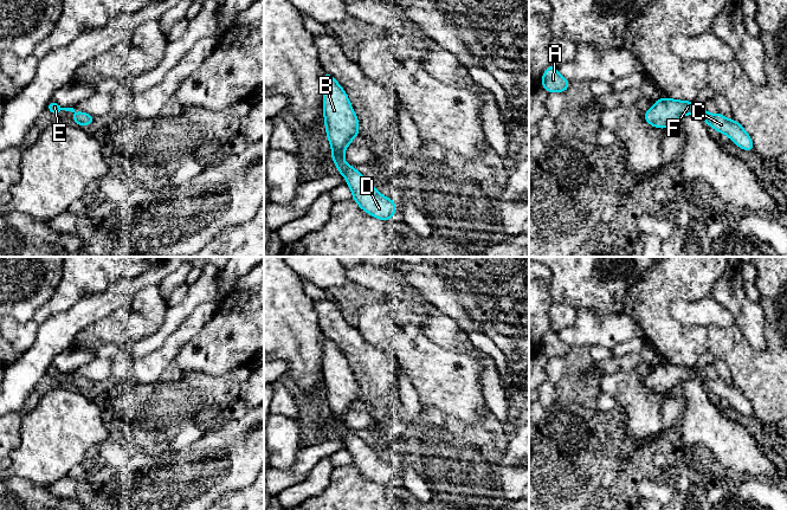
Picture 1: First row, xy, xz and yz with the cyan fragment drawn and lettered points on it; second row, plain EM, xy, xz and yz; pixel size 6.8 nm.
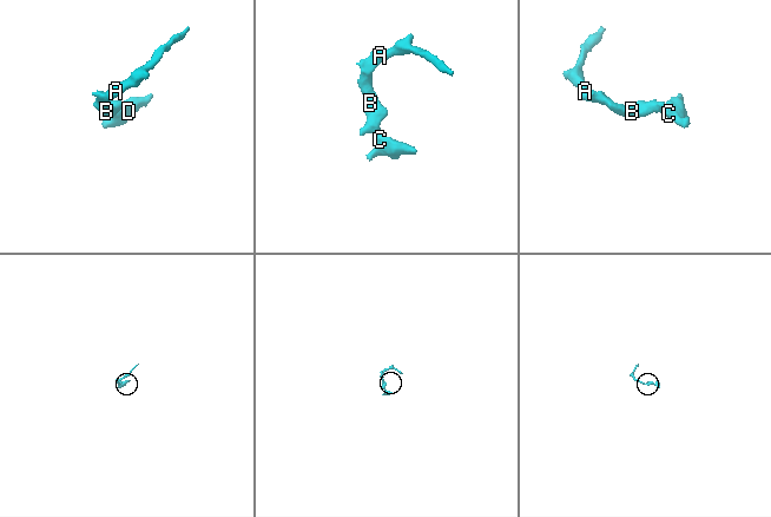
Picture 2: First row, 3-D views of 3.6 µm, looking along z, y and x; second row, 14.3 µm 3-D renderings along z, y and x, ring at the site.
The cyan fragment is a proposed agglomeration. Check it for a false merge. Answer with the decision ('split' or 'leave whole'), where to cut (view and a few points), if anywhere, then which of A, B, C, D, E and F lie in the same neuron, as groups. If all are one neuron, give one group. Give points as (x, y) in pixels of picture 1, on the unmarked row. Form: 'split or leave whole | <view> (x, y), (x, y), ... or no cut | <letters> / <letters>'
leave whole | no cut | A B C D E F

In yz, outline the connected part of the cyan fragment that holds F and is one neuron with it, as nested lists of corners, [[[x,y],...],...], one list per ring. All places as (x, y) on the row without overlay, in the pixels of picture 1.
[[[659,363],[644,379],[644,385],[654,393],[666,394],[684,380],[698,380],[712,394],[727,400],[737,412],[746,417],[754,415],[754,409],[749,399],[735,385],[729,385],[722,379],[710,380],[699,368]]]

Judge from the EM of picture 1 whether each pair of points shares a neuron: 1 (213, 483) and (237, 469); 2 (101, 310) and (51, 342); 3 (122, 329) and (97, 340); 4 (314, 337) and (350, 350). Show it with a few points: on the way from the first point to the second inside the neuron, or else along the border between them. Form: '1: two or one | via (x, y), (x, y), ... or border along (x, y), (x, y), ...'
1: one | via (219, 477), (227, 469), (231, 469)
2: one | via (89, 310), (63, 330)
3: one | via (116, 329), (107, 330), (103, 334)
4: two | border along (314, 309), (317, 316), (317, 324), (324, 335)

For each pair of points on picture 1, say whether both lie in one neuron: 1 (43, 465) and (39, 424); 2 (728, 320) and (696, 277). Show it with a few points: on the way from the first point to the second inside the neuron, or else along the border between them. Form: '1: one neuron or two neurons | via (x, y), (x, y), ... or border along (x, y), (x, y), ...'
1: one neuron | via (43, 454), (43, 434)
2: two neurons | border along (709, 295), (695, 301), (682, 299)

